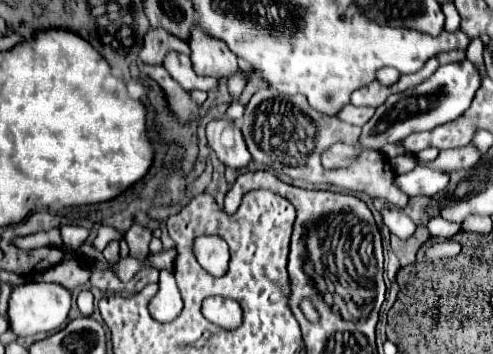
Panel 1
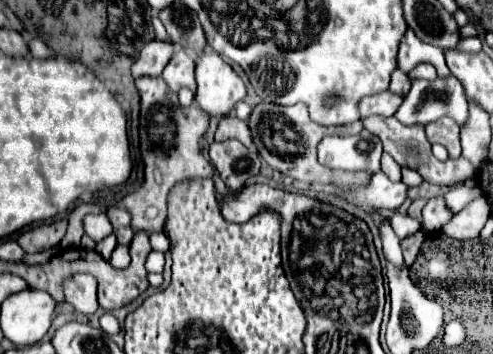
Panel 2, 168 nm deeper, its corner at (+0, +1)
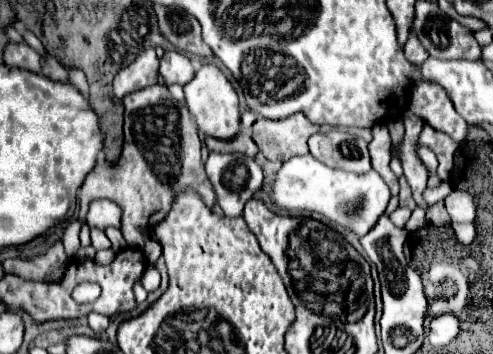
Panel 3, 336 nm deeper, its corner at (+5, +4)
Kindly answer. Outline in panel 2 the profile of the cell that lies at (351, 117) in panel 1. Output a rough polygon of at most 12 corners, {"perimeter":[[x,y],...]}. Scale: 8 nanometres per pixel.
{"perimeter":[[369,115],[363,127],[399,163],[435,185],[471,179],[465,159],[437,161],[425,131]]}

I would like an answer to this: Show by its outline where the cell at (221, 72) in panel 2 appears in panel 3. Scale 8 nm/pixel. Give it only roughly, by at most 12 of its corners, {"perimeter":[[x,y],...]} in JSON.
{"perimeter":[[204,64],[184,86],[198,130],[232,140],[238,96],[228,78]]}

